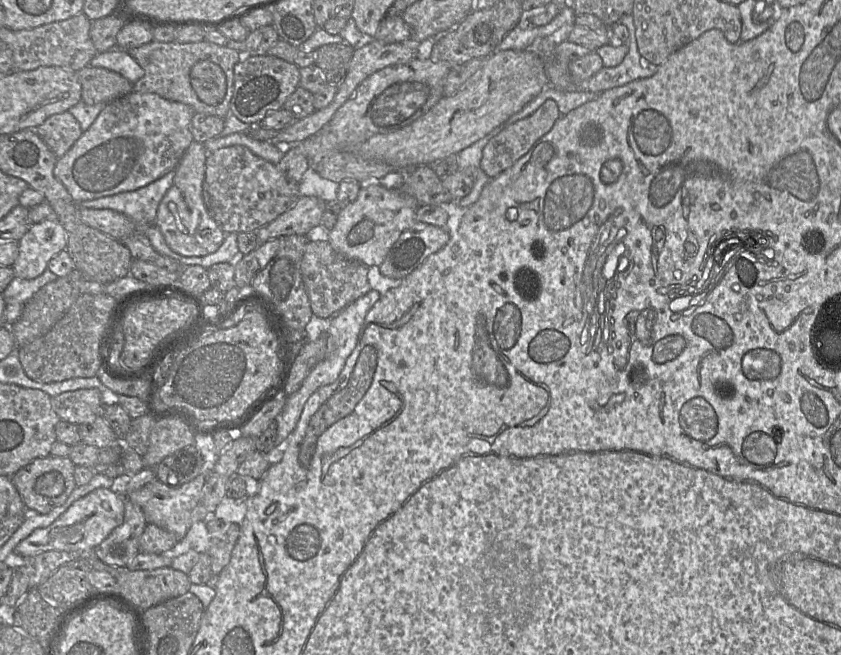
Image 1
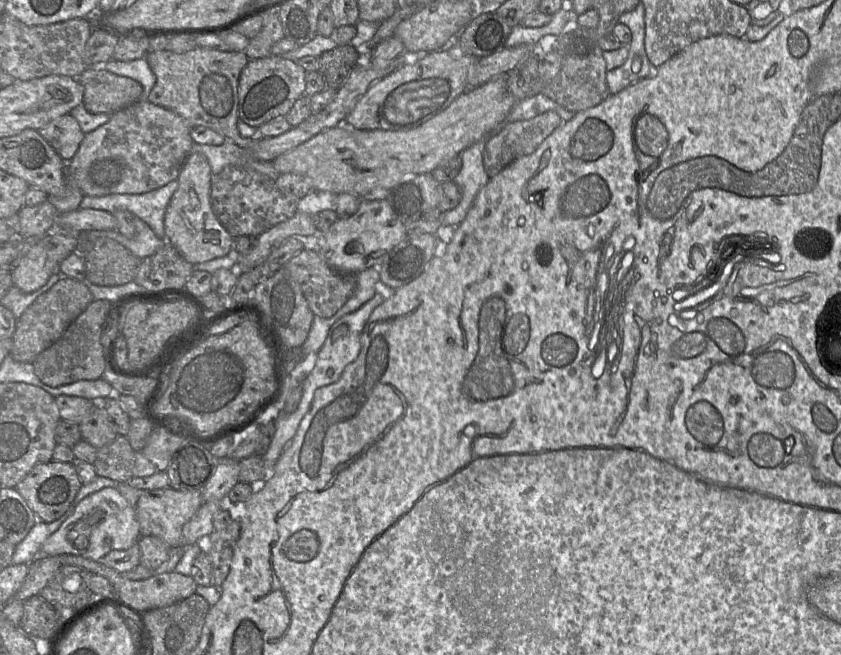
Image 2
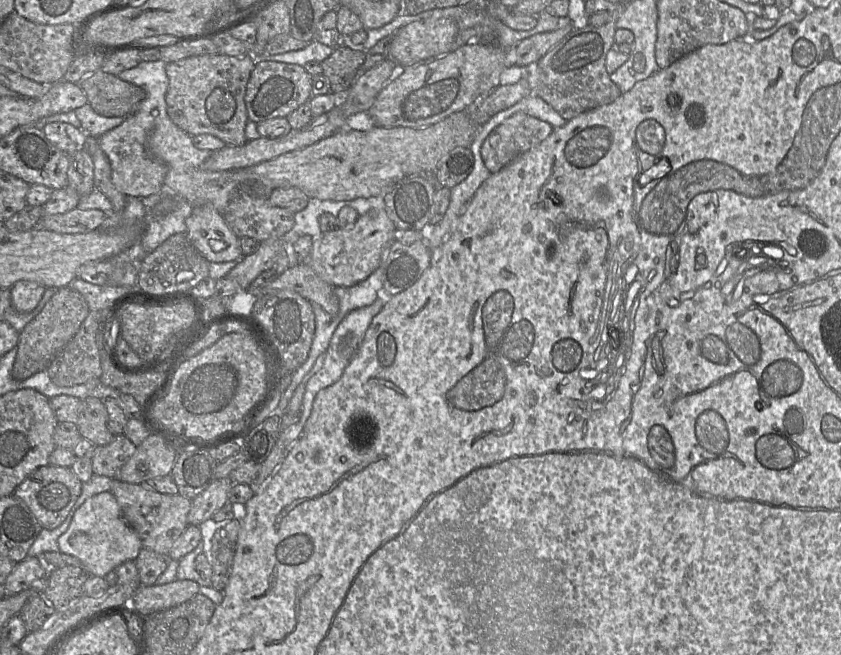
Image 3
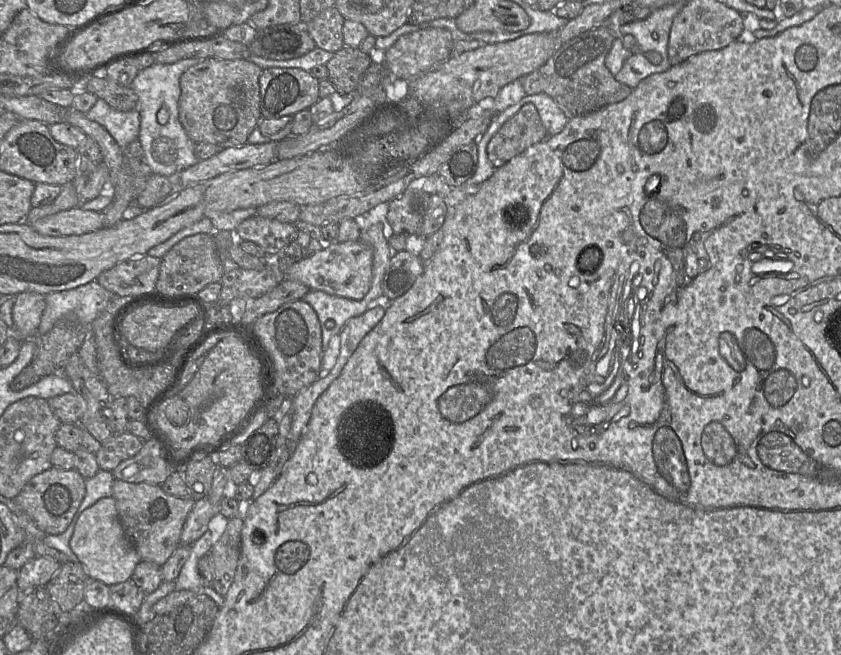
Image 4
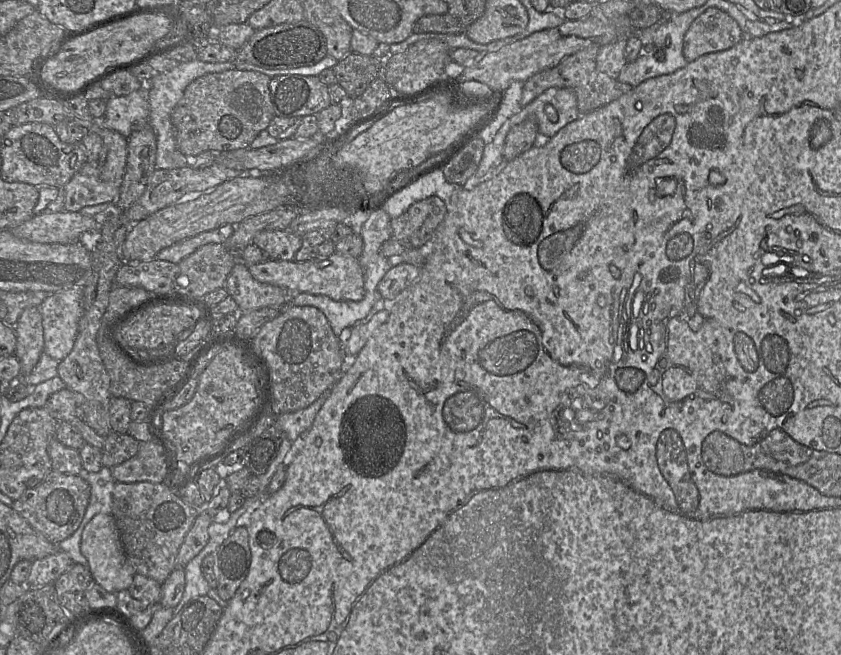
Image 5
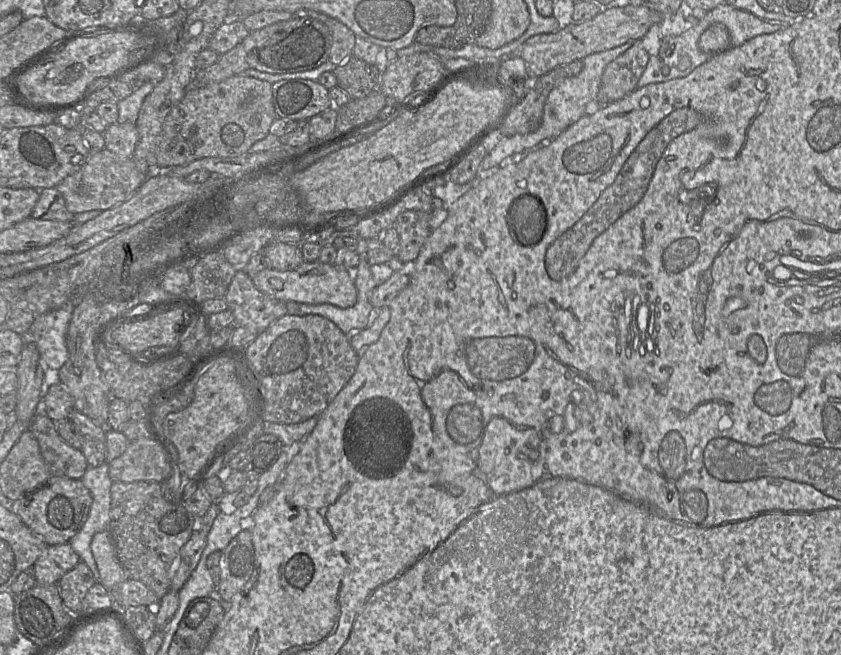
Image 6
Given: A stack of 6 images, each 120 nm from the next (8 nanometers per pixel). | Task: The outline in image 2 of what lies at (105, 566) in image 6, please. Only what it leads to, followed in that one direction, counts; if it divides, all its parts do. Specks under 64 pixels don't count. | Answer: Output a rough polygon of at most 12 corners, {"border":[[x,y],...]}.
{"border":[[116,487],[83,498],[42,544],[94,561],[138,543]]}

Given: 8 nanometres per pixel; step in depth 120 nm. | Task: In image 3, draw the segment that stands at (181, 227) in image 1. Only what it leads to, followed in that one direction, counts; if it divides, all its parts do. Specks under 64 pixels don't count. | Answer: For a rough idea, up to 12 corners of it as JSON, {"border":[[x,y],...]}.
{"border":[[211,203],[193,207],[188,239],[209,262],[239,261],[240,238]]}

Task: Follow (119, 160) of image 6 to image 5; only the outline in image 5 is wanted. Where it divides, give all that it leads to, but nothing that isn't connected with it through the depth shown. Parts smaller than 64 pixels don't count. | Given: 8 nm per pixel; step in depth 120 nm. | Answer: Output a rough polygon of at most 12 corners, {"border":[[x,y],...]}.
{"border":[[86,162],[64,186],[64,210],[115,203],[121,181]]}

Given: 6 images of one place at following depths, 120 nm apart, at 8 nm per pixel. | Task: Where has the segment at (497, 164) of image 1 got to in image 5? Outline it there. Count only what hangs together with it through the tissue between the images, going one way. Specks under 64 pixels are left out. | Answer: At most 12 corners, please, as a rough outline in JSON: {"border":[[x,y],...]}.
{"border":[[535,116],[513,126],[505,139],[504,162],[532,148]]}

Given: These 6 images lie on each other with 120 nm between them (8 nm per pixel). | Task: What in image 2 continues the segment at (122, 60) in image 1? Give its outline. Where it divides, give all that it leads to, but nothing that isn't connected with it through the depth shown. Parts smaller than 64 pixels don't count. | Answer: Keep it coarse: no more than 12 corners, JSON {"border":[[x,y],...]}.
{"border":[[145,58],[127,62],[111,59],[101,66],[127,76],[143,88],[148,101],[156,77]]}

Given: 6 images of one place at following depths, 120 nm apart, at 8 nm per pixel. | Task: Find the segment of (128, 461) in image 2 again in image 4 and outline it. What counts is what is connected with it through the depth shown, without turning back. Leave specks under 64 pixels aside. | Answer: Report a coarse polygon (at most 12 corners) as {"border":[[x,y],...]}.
{"border":[[112,433],[95,454],[100,470],[112,471],[135,456],[143,440]]}

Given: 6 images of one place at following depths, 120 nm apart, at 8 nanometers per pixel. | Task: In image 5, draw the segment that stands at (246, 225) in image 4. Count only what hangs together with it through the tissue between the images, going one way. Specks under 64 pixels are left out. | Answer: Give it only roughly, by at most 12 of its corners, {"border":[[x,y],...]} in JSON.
{"border":[[264,230],[253,243],[270,259],[293,261],[302,236]]}

